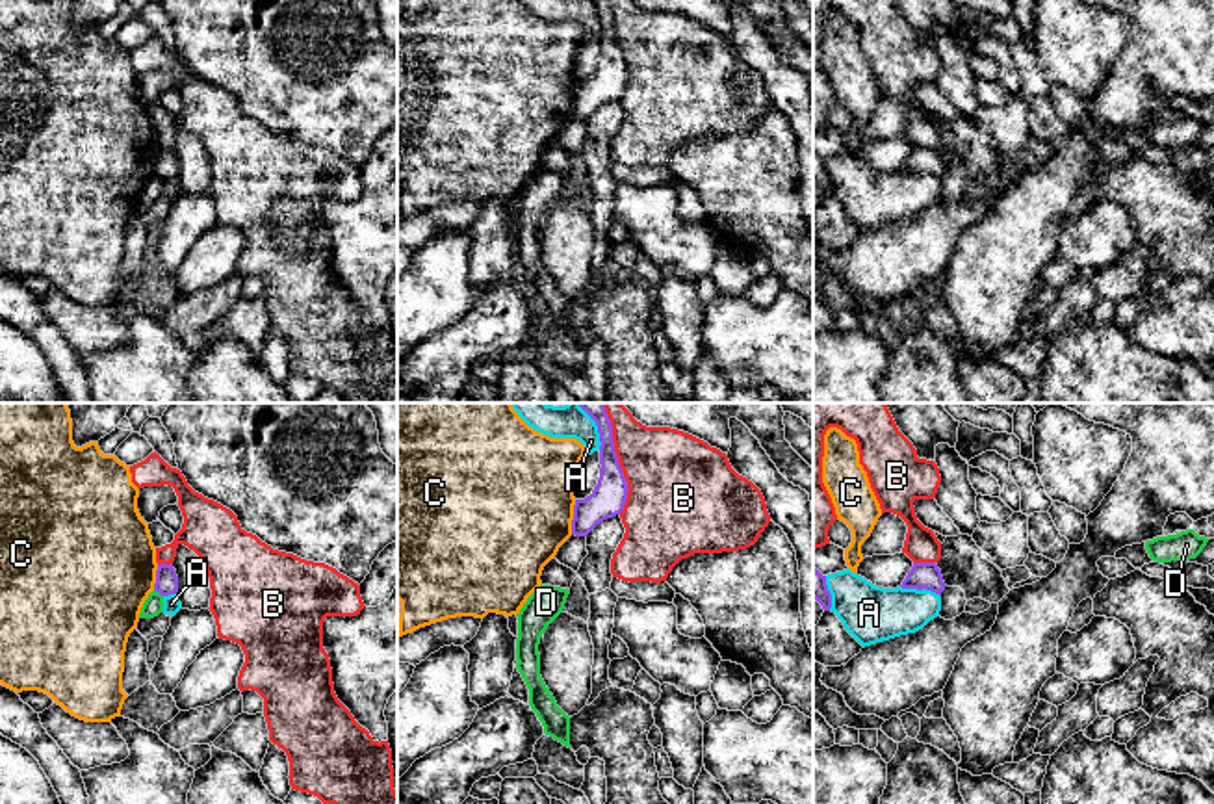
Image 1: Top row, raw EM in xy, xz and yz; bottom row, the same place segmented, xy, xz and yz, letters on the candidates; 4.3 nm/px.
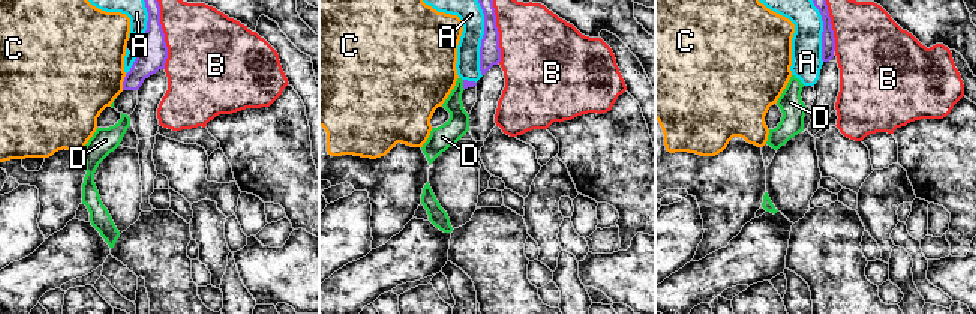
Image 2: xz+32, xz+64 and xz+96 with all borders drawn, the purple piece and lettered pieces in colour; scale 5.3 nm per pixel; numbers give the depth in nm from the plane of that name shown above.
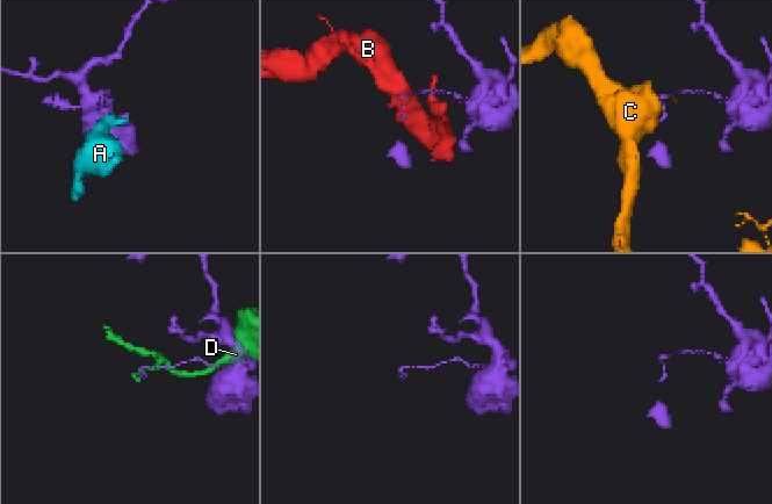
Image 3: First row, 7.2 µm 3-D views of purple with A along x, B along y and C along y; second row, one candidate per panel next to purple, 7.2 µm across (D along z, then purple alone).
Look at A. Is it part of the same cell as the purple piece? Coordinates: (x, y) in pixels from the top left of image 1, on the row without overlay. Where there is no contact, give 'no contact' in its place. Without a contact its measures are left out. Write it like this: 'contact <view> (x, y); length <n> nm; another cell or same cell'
contact yz (921, 173); length 180 nm; another cell

